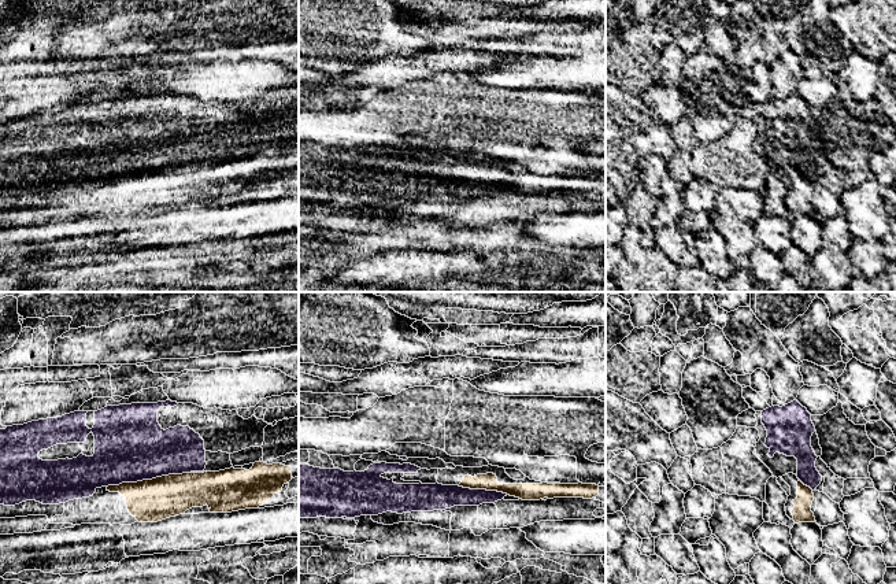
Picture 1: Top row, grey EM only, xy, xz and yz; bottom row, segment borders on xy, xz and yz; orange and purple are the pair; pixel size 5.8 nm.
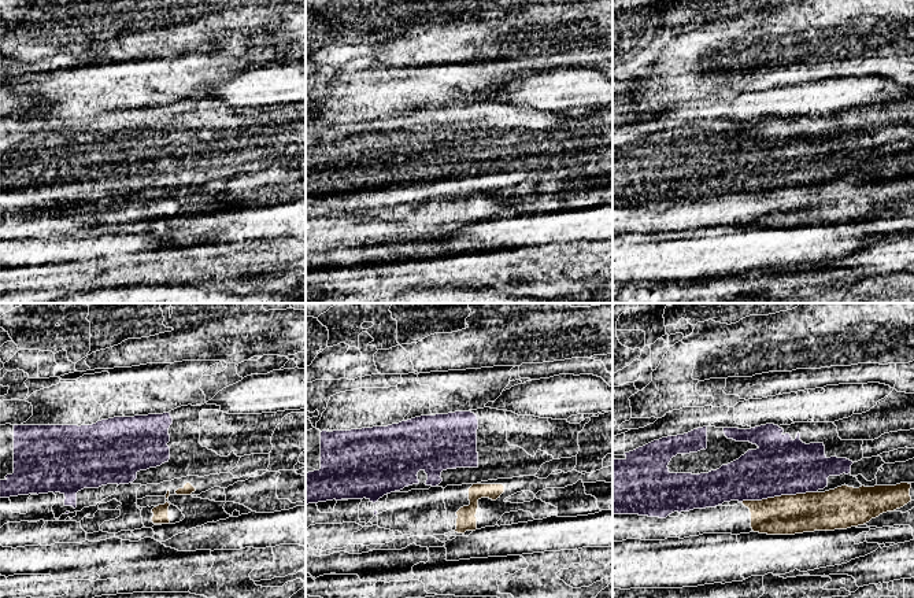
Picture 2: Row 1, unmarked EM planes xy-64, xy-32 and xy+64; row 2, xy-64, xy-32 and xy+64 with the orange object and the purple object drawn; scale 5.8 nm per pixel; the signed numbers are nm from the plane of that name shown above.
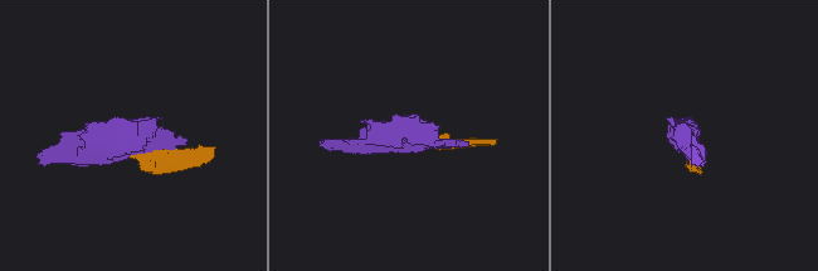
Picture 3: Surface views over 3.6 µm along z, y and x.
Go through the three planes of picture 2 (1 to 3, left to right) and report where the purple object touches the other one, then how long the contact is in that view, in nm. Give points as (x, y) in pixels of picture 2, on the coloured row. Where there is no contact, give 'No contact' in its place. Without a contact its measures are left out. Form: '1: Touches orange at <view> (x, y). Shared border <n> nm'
1: No contact
2: No contact
3: Touches orange at xy+64 (779, 497). Shared border 440 nm

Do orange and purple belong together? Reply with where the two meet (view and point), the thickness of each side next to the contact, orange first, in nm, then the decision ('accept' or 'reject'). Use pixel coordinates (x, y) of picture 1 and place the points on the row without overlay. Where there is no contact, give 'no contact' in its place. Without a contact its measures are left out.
meets orange in xy at (148, 173); 260 nm thick on the orange side, 420 nm on the other; reject

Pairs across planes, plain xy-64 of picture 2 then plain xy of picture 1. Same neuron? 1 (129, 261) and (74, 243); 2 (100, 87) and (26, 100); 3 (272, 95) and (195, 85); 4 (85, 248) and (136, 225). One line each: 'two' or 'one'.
1: two
2: one
3: one
4: two

